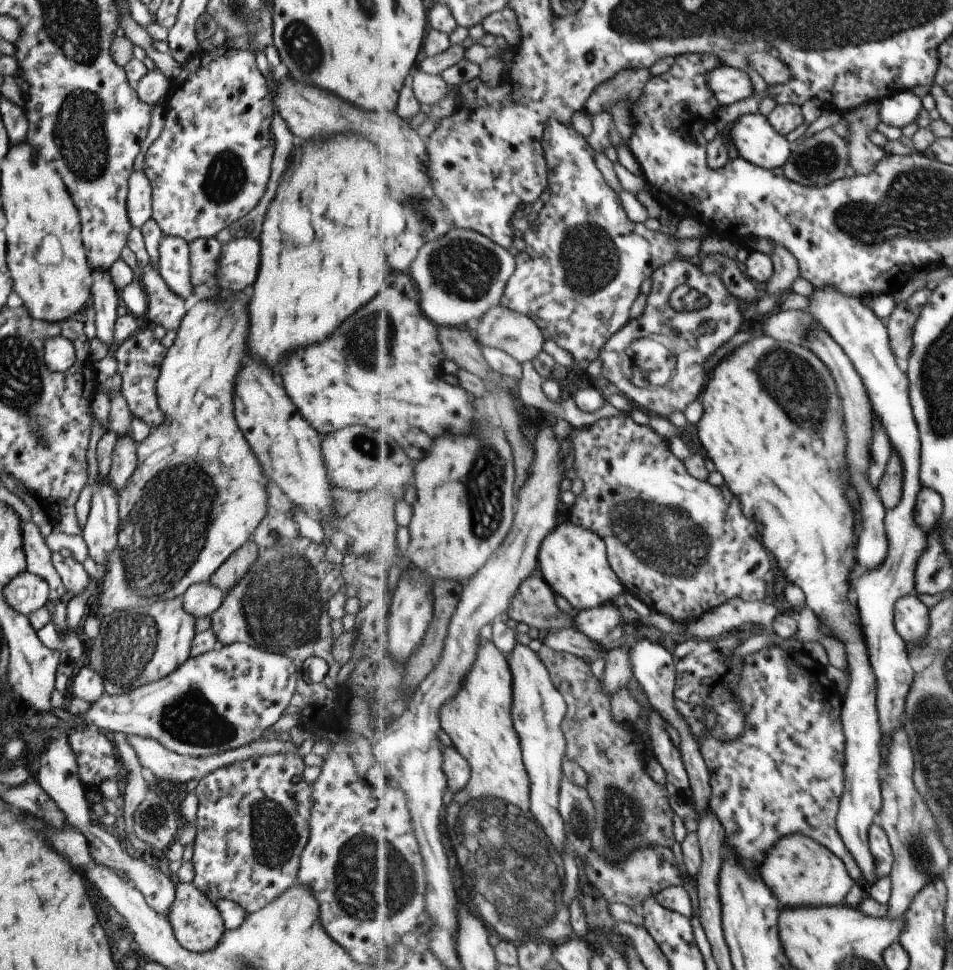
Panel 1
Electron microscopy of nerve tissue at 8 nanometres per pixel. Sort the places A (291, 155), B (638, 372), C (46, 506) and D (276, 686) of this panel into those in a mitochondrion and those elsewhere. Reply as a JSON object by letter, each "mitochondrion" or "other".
{"A":"other","B":"mitochondrion","C":"other","D":"other"}

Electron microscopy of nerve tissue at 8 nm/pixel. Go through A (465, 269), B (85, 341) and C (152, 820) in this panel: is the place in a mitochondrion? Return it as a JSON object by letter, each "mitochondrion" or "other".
{"A":"mitochondrion","B":"other","C":"mitochondrion"}

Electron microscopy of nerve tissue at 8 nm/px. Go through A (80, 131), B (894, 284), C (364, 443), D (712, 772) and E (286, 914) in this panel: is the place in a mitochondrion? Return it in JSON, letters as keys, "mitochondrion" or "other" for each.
{"A":"mitochondrion","B":"other","C":"mitochondrion","D":"other","E":"other"}

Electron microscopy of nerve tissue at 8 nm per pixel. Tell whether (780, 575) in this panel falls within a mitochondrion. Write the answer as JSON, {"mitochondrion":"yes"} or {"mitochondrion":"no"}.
{"mitochondrion":"no"}

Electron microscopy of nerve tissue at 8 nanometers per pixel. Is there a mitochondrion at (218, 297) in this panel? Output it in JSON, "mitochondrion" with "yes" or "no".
{"mitochondrion":"no"}

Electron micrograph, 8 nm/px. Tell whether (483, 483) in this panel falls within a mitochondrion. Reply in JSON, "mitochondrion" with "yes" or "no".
{"mitochondrion":"yes"}

